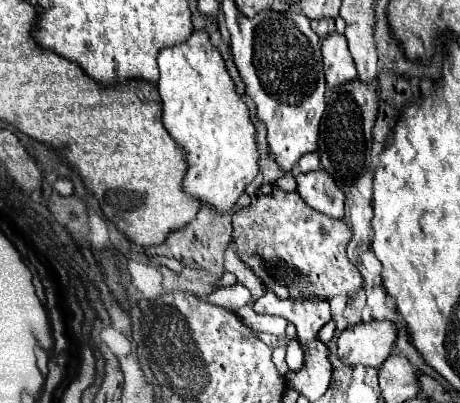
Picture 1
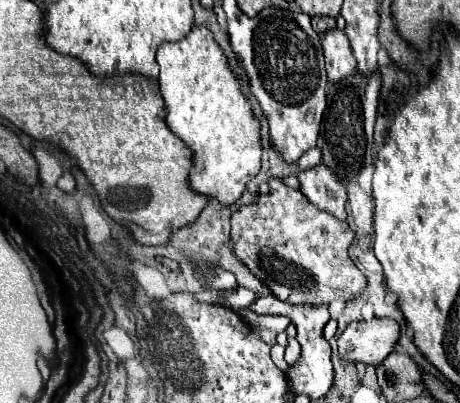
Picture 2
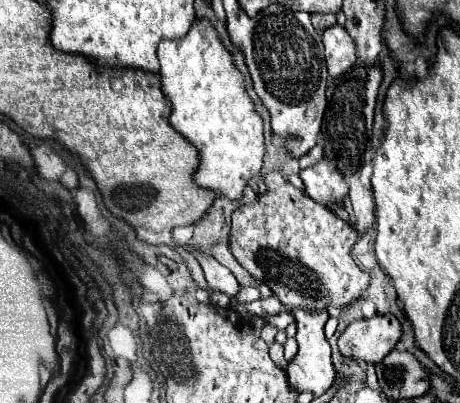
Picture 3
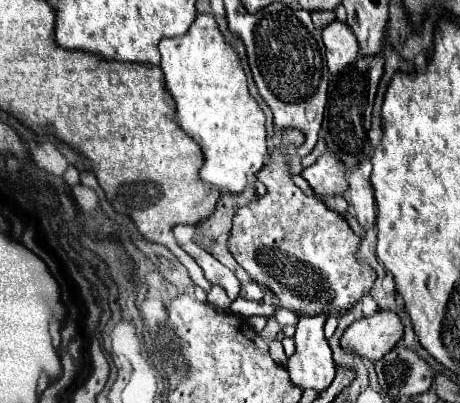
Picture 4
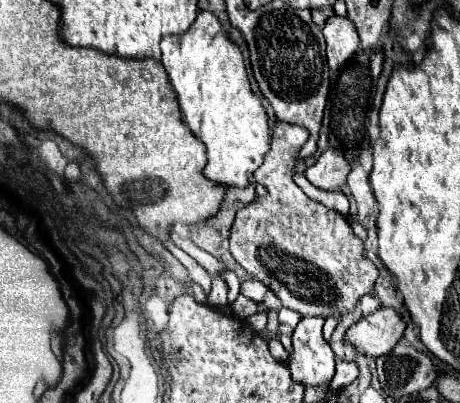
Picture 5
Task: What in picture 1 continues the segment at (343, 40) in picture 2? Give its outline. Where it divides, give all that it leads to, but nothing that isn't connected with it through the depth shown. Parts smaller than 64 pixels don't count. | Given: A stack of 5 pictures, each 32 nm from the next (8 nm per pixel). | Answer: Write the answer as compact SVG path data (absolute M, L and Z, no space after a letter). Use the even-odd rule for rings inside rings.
M332 32L326 36L322 42L322 54L324 54L324 72L326 72L326 82L330 86L342 84L346 80L354 80L356 66L352 62L352 56L348 52L346 38L338 32Z

